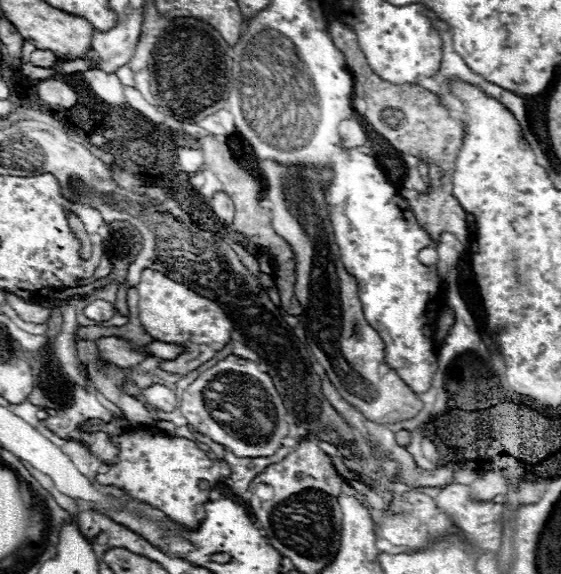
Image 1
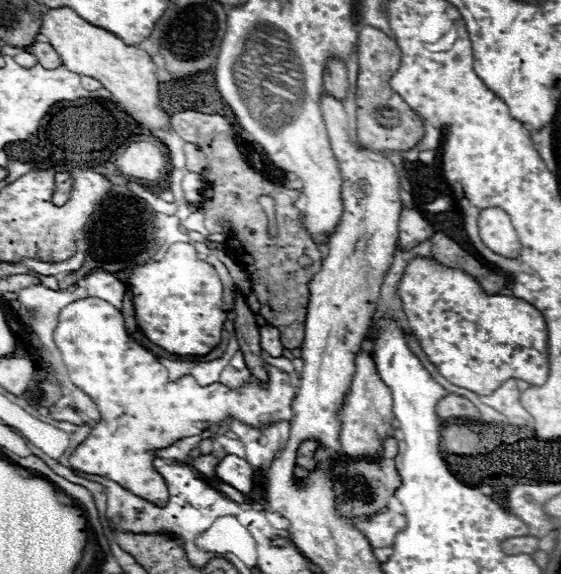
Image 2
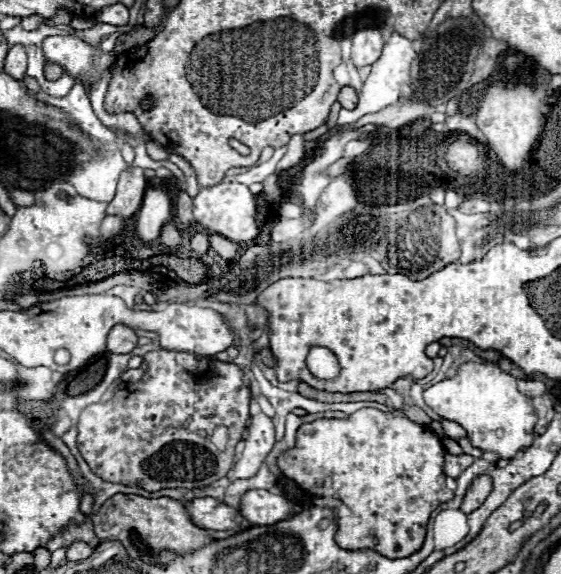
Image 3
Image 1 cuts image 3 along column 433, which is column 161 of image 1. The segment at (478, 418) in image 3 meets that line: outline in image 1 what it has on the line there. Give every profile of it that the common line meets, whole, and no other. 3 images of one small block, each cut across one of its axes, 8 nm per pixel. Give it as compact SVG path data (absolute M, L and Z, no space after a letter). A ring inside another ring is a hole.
M154 384L154 386L148 386L146 390L140 392L142 400L146 400L150 406L154 408L160 408L160 410L170 410L172 406L172 390L162 386L162 384Z

